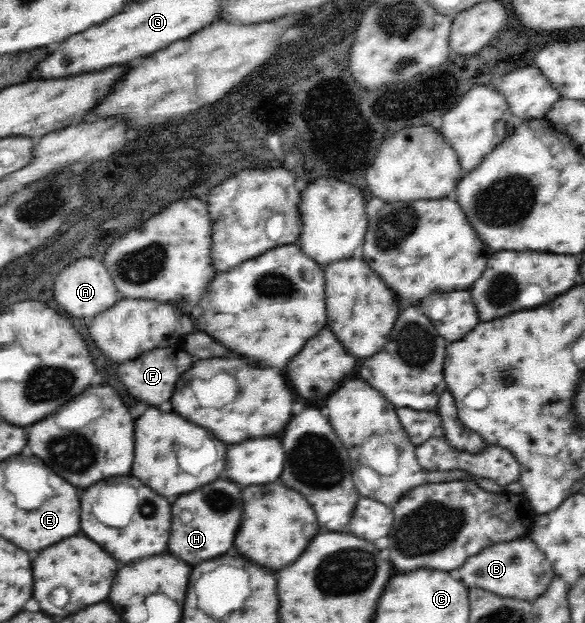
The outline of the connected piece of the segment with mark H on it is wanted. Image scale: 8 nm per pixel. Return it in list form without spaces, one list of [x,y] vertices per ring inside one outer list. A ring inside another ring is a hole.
[[[215,480],[213,486],[207,484],[195,492],[179,496],[175,500],[175,518],[171,528],[169,552],[191,564],[199,564],[201,560],[209,560],[231,550],[231,546],[235,544],[243,512],[239,504],[243,504],[241,488],[231,480]],[[211,500],[213,500],[213,510],[211,510]],[[189,512],[193,514],[193,518],[189,518]]]

